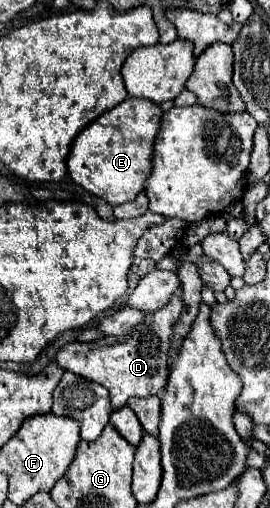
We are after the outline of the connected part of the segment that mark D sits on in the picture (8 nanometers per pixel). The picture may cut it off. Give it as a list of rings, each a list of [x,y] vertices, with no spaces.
[[[172,301],[164,305],[160,311],[150,313],[150,323],[138,325],[128,337],[124,337],[114,345],[106,345],[100,341],[68,343],[58,351],[56,363],[62,369],[68,369],[80,377],[104,385],[110,391],[110,403],[114,409],[124,407],[130,397],[158,395],[160,391],[164,391],[168,381],[170,337],[172,337],[172,327],[176,325],[182,311],[184,311],[182,301]]]

